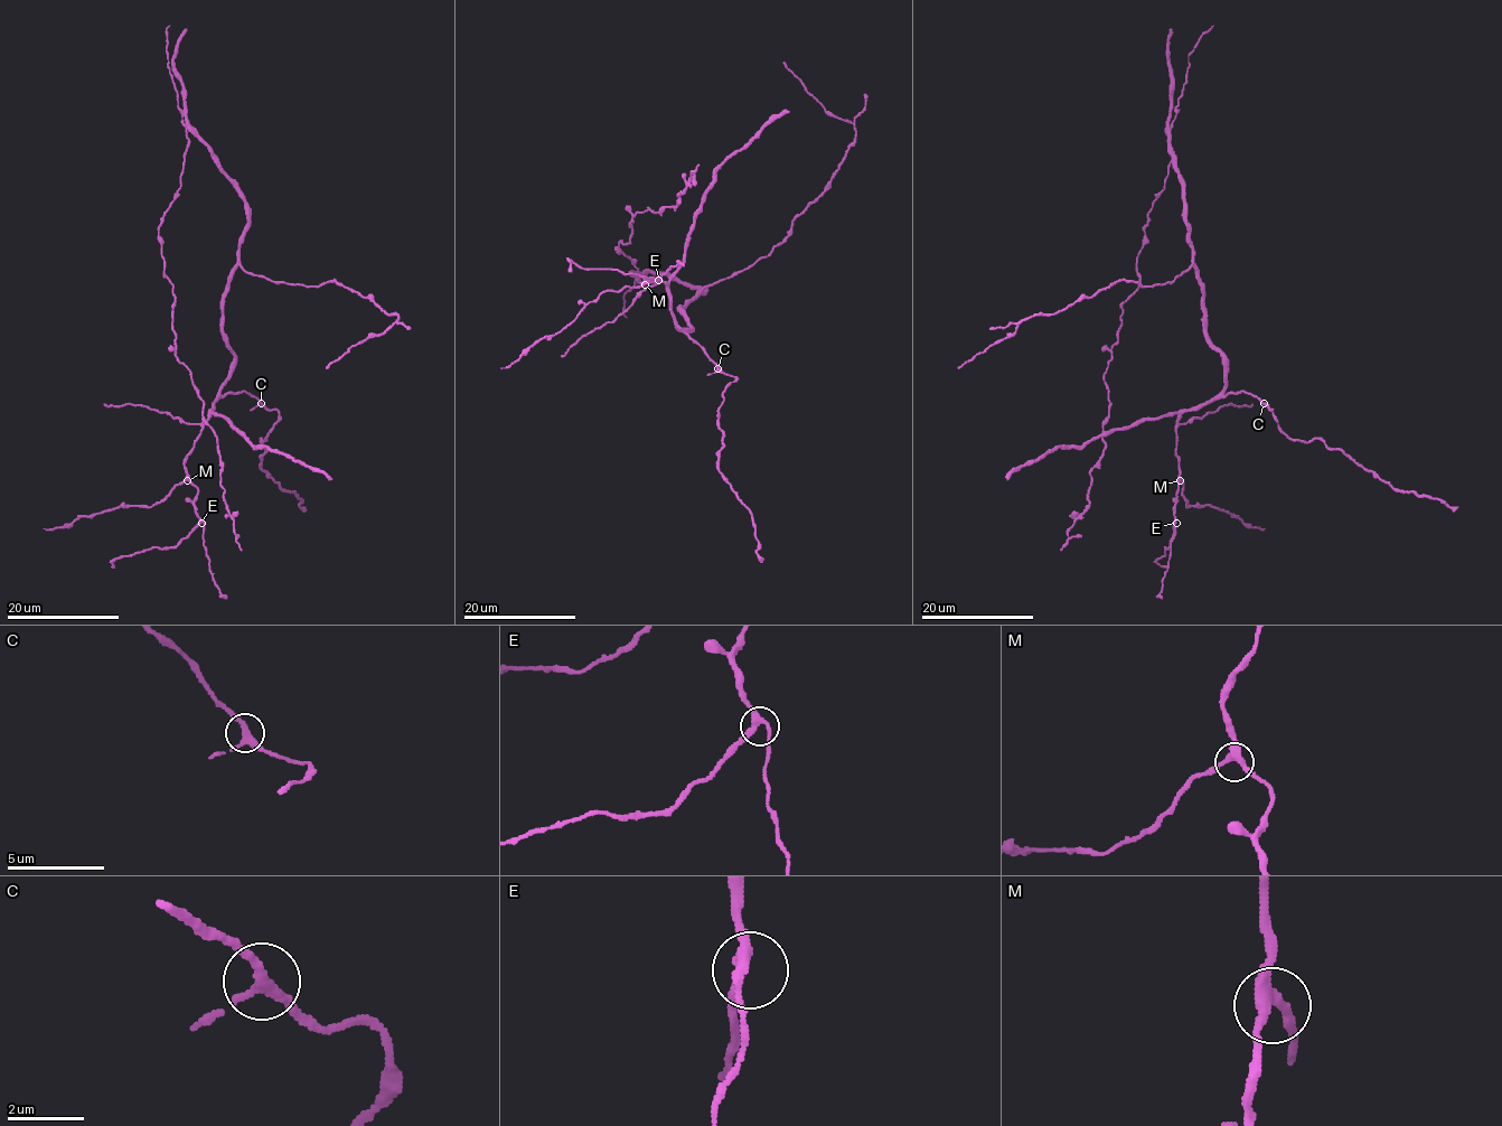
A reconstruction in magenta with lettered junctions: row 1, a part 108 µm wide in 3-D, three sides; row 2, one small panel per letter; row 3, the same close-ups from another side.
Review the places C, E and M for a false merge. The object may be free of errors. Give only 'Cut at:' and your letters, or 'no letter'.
Cut at: no letter

